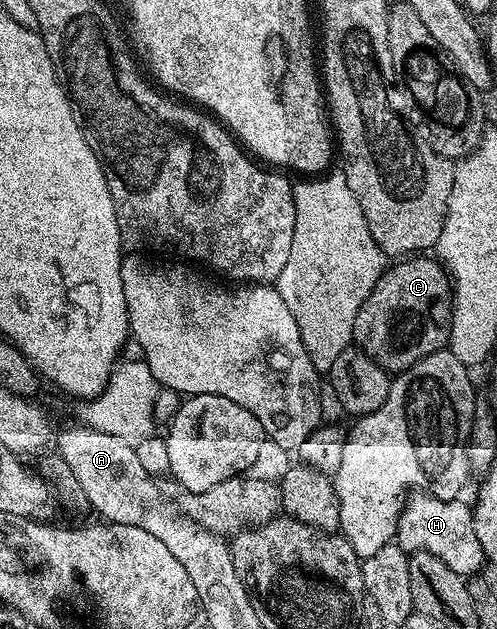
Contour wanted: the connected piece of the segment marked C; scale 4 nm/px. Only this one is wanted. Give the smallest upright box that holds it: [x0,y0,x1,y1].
[353,256,451,372]

